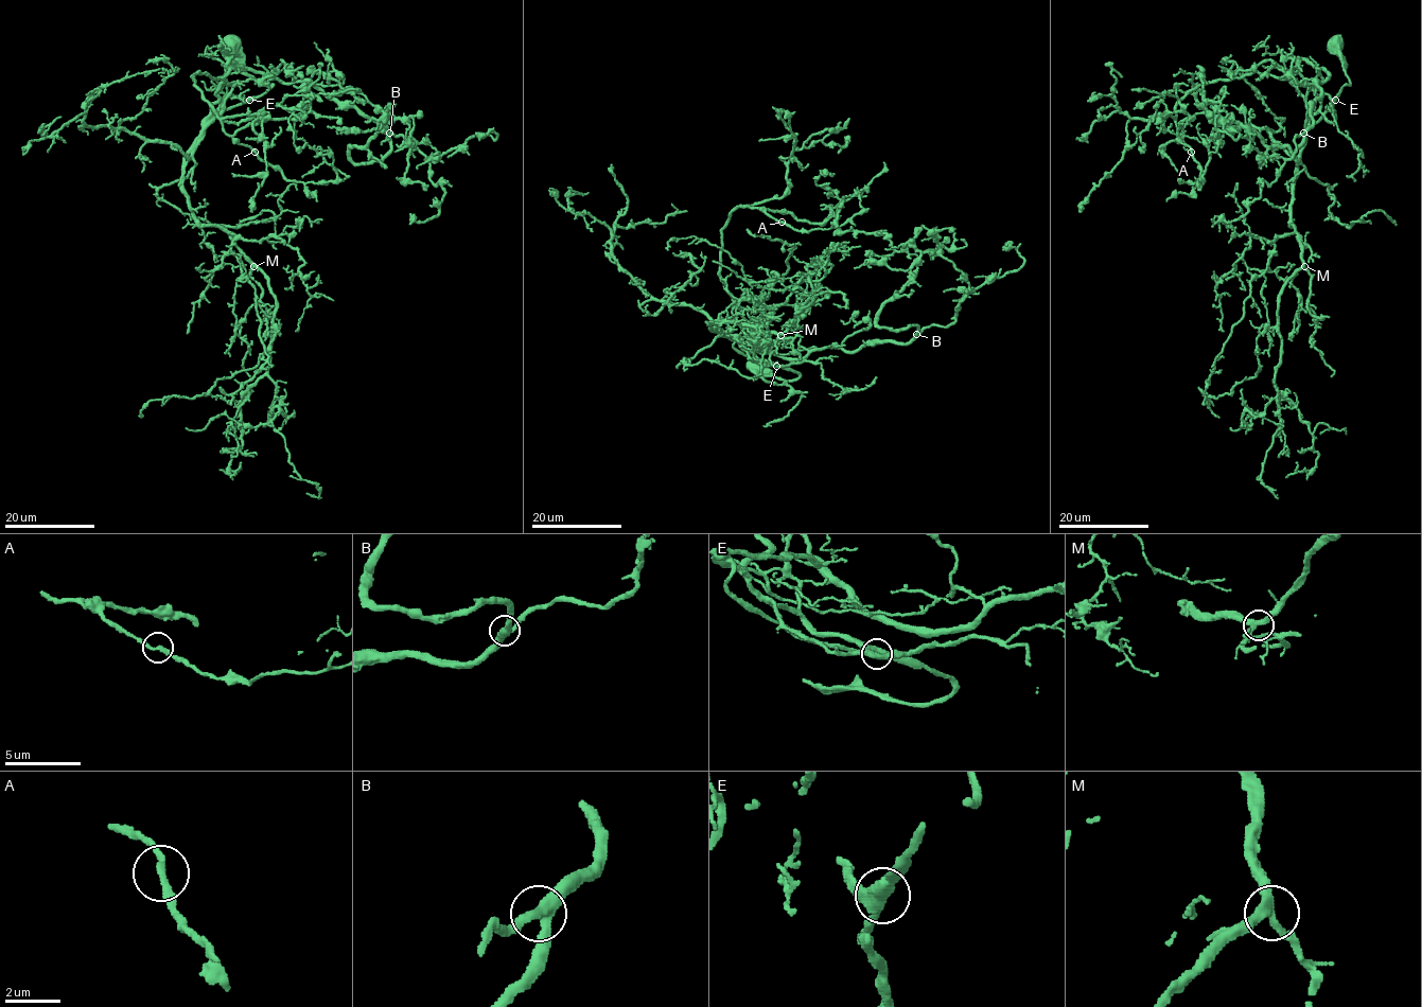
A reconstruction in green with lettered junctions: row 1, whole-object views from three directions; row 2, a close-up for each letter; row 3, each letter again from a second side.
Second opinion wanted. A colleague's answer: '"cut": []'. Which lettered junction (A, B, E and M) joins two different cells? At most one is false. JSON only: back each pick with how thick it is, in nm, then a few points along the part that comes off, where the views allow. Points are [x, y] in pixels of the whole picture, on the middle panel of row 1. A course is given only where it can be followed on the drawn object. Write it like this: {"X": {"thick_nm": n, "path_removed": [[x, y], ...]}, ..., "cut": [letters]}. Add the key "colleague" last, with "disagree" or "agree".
{"E": {"thick_nm": 500, "path_removed": [[776, 365], [709, 323], [783, 334], [812, 296], [808, 278], [748, 282], [713, 261]]}, "cut": ["E"], "colleague": "disagree"}

